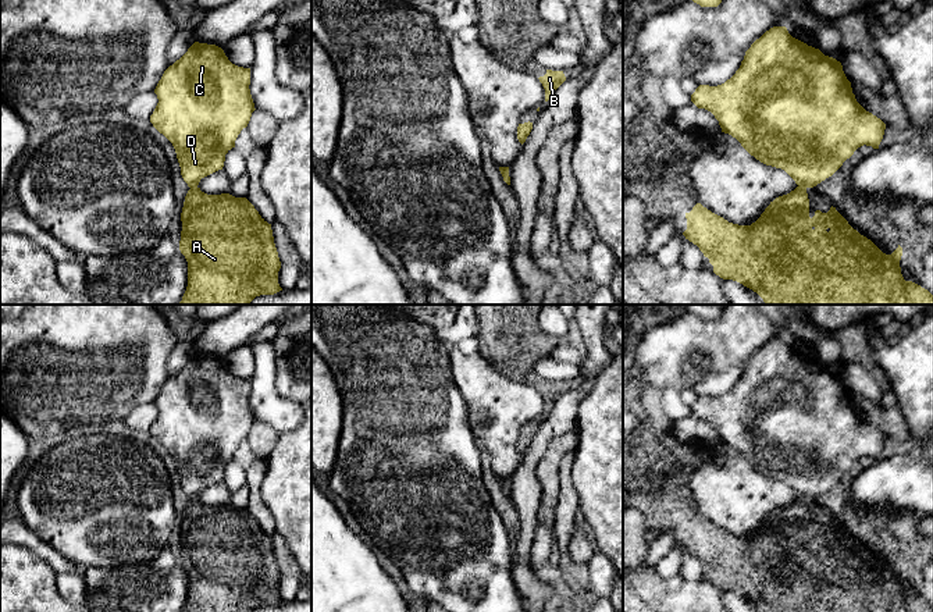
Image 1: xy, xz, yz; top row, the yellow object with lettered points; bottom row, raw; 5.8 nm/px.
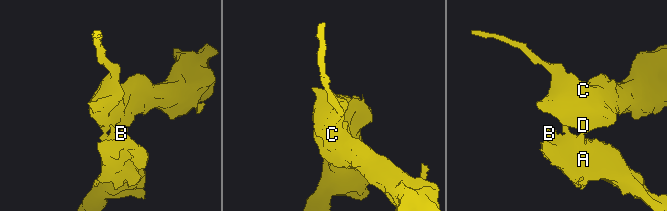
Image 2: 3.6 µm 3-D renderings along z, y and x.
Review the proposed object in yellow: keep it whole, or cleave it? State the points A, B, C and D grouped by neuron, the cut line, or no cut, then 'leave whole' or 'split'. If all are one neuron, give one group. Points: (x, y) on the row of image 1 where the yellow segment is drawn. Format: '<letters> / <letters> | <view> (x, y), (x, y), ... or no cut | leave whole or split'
A B / C D | yz (798, 185), (805, 188) | split

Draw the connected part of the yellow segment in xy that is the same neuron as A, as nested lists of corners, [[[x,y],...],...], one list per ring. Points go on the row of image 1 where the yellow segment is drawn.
[[[193,186],[188,191],[181,213],[182,231],[179,241],[179,250],[188,261],[188,287],[179,305],[249,305],[256,296],[274,295],[282,288],[278,284],[278,271],[281,261],[274,243],[271,224],[268,224],[254,209],[254,206],[246,198],[235,198],[229,193],[207,195],[200,188]]]

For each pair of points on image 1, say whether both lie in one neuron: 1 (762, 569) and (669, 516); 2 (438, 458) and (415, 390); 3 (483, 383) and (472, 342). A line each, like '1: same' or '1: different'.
1: same
2: same
3: different

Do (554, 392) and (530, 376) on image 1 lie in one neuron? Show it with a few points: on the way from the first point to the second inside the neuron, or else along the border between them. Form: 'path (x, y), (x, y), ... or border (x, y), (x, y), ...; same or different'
path (548, 390), (536, 381); same

